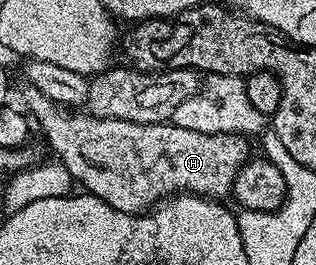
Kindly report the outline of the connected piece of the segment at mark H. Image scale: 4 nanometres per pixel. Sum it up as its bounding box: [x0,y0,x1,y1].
[22,86,251,214]

